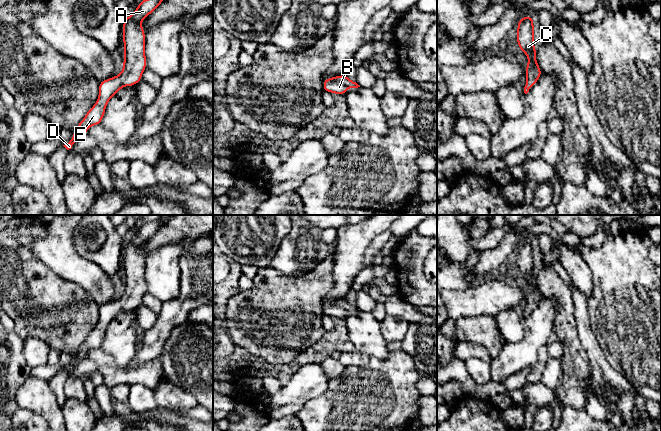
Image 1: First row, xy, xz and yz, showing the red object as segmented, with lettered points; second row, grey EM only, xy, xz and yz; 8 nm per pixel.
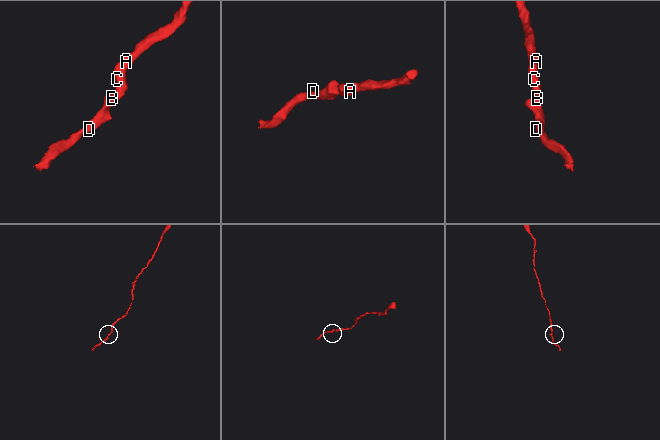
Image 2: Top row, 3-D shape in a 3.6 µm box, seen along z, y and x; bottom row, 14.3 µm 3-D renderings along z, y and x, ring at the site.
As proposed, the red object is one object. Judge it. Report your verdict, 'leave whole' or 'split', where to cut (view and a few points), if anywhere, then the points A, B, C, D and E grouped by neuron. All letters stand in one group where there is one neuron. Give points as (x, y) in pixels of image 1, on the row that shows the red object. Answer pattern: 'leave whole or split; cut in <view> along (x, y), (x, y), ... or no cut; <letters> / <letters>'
leave whole; no cut; A B C D E

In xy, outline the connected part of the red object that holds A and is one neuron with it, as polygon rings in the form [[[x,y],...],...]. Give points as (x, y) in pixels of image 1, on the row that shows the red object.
[[[142,0],[134,13],[125,17],[123,23],[123,70],[118,76],[99,82],[97,102],[78,124],[71,140],[63,145],[67,150],[71,149],[81,136],[86,135],[89,127],[100,125],[110,98],[114,97],[122,87],[136,85],[142,80],[142,72],[147,67],[147,61],[145,57],[145,32],[140,23],[163,1]]]

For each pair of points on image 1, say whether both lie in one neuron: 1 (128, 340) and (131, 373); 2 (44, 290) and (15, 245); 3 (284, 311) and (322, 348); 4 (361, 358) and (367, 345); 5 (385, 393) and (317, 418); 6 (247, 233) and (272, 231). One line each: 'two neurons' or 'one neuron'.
1: two neurons
2: one neuron
3: two neurons
4: two neurons
5: one neuron
6: one neuron

